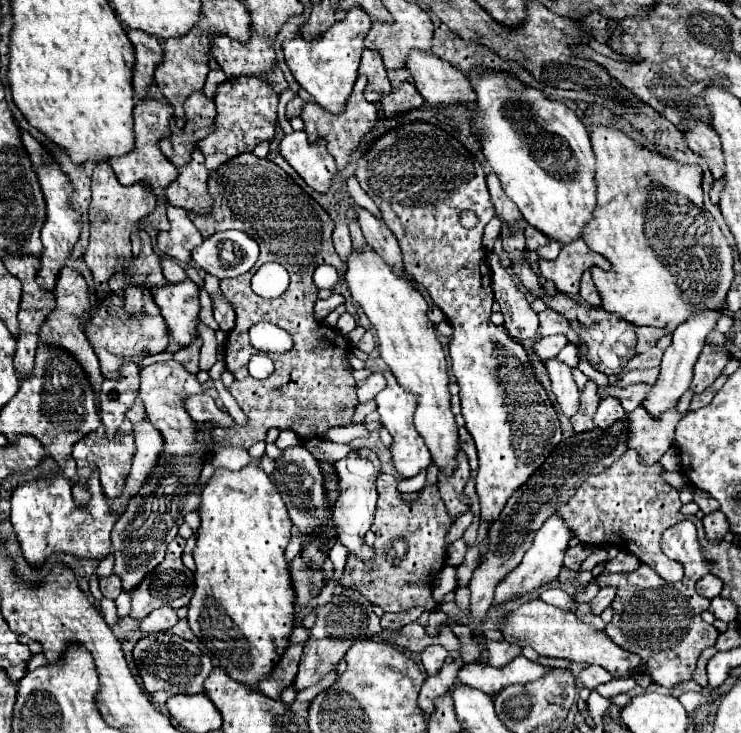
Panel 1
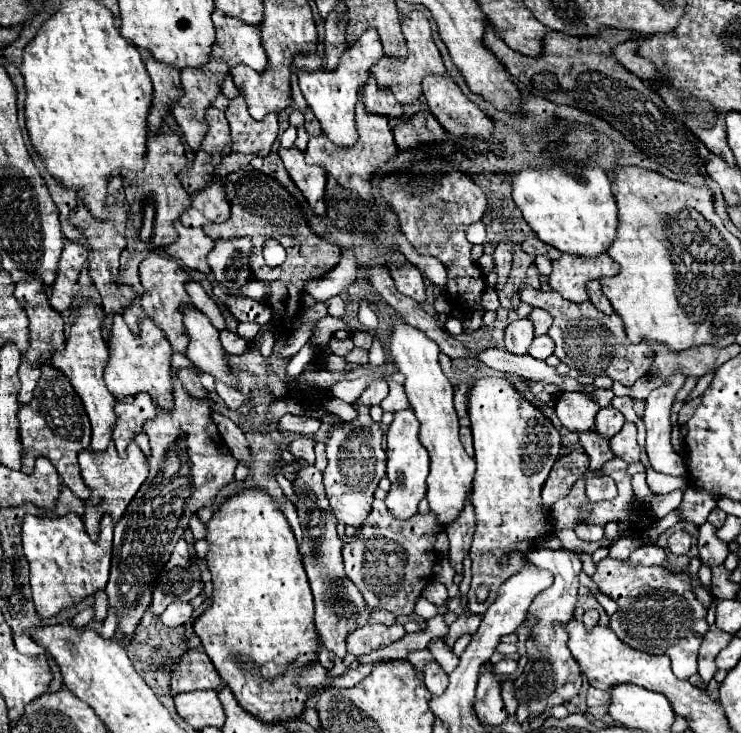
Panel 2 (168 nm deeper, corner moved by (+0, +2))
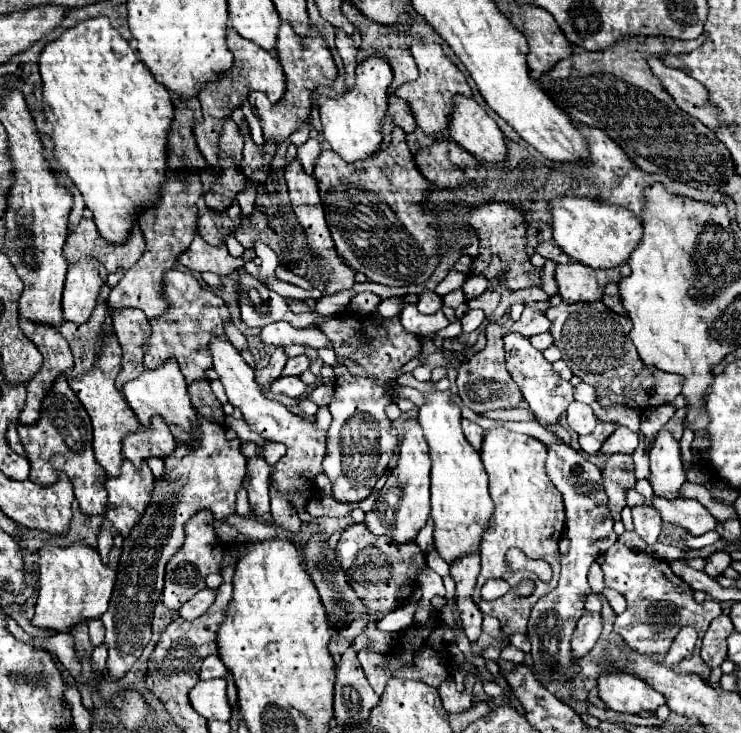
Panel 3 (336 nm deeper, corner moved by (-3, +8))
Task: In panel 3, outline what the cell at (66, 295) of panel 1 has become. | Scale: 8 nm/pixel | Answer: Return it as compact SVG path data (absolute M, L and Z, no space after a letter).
M107 328L107 332L103 334L103 348L91 368L91 372L69 380L69 386L73 388L73 392L77 394L77 398L81 400L81 404L85 406L91 424L93 424L93 450L97 456L97 462L105 468L107 476L119 476L119 466L123 462L123 450L121 450L121 442L127 434L137 432L139 430L139 420L137 416L131 412L129 404L125 402L125 398L117 392L115 388L115 378L121 370L121 348L119 342L115 340L115 332L111 328Z

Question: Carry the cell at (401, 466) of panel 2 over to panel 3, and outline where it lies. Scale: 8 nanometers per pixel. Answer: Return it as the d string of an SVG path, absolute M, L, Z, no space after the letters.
M405 420L403 430L405 430L405 440L401 444L399 464L389 474L383 490L379 492L375 500L375 508L371 508L371 512L367 512L363 520L363 524L371 534L389 536L393 538L395 544L415 542L417 532L429 520L429 472L431 472L429 448L417 420Z

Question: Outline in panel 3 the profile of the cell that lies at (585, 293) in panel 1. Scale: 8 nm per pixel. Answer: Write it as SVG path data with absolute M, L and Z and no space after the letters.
M609 284L609 286L607 286L607 292L605 292L605 296L603 296L603 302L605 302L613 312L625 314L623 304L621 304L621 298L619 298L619 288L617 288L615 284Z

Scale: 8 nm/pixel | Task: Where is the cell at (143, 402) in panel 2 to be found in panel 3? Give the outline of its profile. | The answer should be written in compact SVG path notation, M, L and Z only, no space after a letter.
M155 416L151 422L151 428L139 428L133 436L127 436L123 440L123 456L139 470L141 462L149 458L167 458L175 452L175 438L171 432L167 432L167 426L163 420Z

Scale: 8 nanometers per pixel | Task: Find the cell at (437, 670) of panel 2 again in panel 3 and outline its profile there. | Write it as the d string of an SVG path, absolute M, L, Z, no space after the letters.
M470 676L466 680L466 688L464 690L457 690L453 680L445 680L445 682L439 686L439 694L441 694L441 700L443 700L443 708L445 708L449 714L469 710L469 708L473 706L472 690L476 681L475 676Z

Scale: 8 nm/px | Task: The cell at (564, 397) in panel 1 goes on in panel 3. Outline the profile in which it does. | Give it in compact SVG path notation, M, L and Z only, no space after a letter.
M573 402L567 408L567 422L569 422L571 430L575 430L577 434L591 434L595 424L597 424L597 418L587 404Z

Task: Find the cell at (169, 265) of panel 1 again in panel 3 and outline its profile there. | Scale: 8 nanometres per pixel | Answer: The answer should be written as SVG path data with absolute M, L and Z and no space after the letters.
M233 322L227 326L227 336L229 336L229 342L231 342L239 352L243 352L243 350L247 350L247 348L249 348L249 346L247 346L245 336L235 328L235 324L233 324Z

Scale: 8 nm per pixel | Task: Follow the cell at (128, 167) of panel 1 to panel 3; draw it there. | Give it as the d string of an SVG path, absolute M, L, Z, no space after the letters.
M169 172L167 176L171 180L165 180L157 208L145 212L139 220L139 226L145 236L145 252L139 258L139 262L125 272L121 282L109 292L107 296L109 310L139 308L145 312L147 318L155 318L167 312L169 304L163 298L163 274L175 266L179 254L183 254L193 242L195 232L197 232L197 200L203 194L199 176L197 180L189 180L191 176L185 176L181 180L173 172Z

